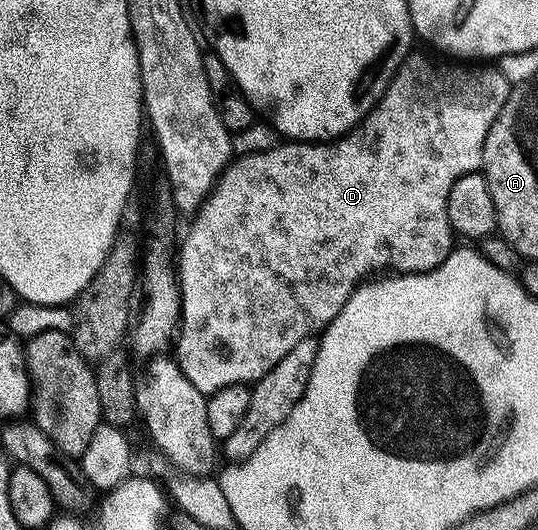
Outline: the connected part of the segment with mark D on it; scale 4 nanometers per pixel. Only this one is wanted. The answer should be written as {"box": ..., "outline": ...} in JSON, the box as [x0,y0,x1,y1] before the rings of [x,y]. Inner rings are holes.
{"box":[173,55,509,394],"outline":[[[408,55],[404,59],[403,65],[396,70],[395,77],[387,83],[381,99],[347,135],[330,142],[280,142],[264,152],[235,156],[220,174],[215,189],[204,198],[199,211],[190,217],[187,237],[184,238],[183,245],[180,243],[177,248],[180,314],[173,356],[185,378],[189,378],[189,382],[193,382],[197,390],[210,394],[221,390],[221,386],[255,384],[263,375],[269,374],[297,342],[322,333],[333,322],[333,318],[341,314],[356,286],[376,274],[432,272],[453,251],[453,233],[447,213],[449,190],[453,190],[453,182],[457,178],[482,169],[485,138],[501,106],[505,106],[509,81],[495,66],[468,66],[463,62],[442,64],[439,60],[415,55]]]}

